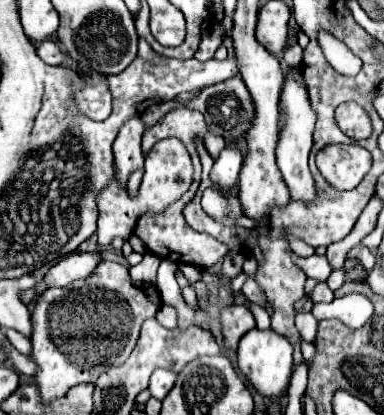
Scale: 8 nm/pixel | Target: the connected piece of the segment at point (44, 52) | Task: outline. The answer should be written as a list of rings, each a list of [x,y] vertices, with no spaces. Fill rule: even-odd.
[[[43,40],[43,42],[37,46],[37,56],[39,56],[45,64],[65,64],[65,56],[63,56],[59,44],[53,42],[53,40]]]

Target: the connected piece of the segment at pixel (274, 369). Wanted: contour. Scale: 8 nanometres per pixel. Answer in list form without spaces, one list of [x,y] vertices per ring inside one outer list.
[[[253,328],[239,340],[237,348],[237,362],[239,370],[247,376],[247,380],[255,386],[255,390],[261,396],[277,396],[281,394],[291,378],[291,366],[293,366],[293,346],[287,338],[279,336],[273,330],[257,330]]]

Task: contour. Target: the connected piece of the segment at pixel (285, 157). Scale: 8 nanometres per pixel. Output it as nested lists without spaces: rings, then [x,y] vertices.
[[[285,80],[285,86],[283,86],[283,92],[281,92],[281,104],[287,112],[287,122],[285,122],[285,128],[283,132],[279,132],[279,144],[277,144],[277,166],[283,174],[283,180],[289,188],[289,194],[291,194],[291,200],[301,200],[301,202],[315,202],[319,196],[317,192],[317,186],[315,186],[315,180],[311,176],[311,170],[309,170],[309,152],[311,152],[311,146],[313,146],[313,126],[315,126],[315,112],[311,110],[311,104],[309,104],[309,94],[307,94],[307,88],[303,88],[301,84],[293,82],[293,80]]]

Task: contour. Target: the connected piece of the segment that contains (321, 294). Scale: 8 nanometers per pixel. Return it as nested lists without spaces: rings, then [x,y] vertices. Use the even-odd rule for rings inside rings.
[[[317,284],[317,286],[313,288],[313,292],[309,294],[309,298],[311,298],[313,302],[331,302],[335,296],[333,296],[333,292],[329,290],[327,284]]]

